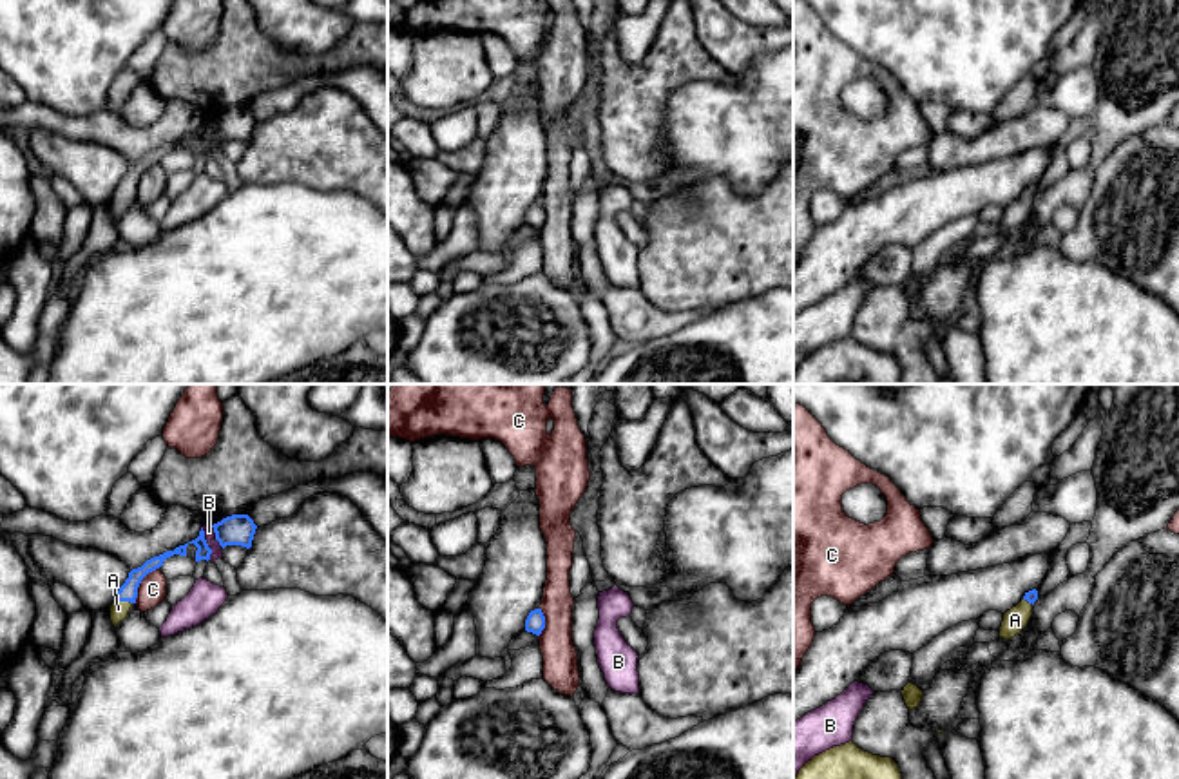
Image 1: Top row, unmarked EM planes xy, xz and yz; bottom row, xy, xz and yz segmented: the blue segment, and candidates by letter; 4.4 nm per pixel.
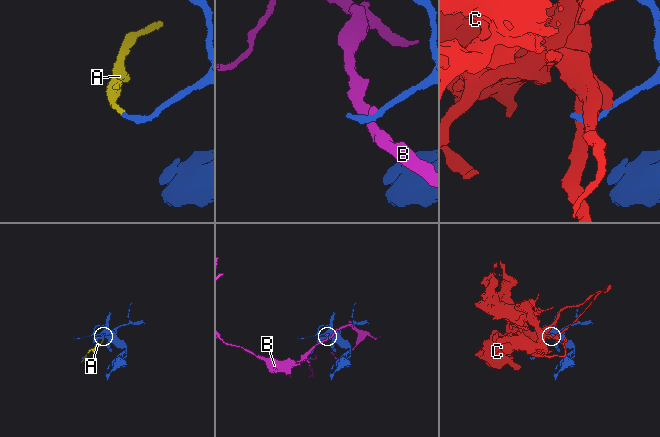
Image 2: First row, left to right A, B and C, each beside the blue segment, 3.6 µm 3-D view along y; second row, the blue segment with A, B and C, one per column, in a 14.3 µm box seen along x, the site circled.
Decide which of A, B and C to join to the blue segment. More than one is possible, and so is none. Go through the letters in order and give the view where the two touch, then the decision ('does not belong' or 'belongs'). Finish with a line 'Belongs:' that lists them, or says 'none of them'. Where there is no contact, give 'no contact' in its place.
A: meets blue in xy; belongs
B: meets blue in xy; does not belong
C: meets blue in xy; does not belong
Belongs: A

